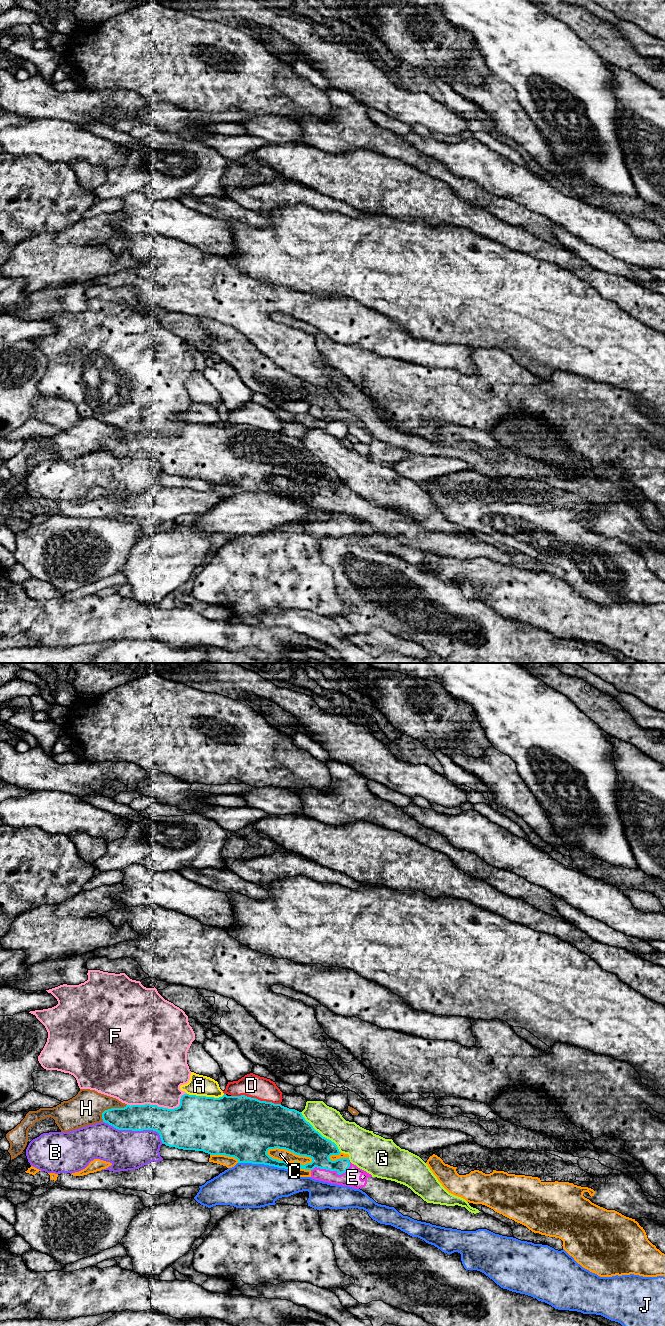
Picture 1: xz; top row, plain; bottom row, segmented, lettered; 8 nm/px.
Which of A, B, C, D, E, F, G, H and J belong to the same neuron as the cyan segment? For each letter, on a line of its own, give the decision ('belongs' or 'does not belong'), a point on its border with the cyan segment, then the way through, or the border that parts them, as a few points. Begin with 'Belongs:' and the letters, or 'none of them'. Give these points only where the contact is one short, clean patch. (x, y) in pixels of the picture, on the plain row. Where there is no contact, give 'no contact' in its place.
Belongs: E
A: does not belong | xz (205, 424)
B: does not belong | xz (136, 458)
C: does not belong | xz (289, 491)
D: does not belong | xz (255, 426)
E: belongs | xz (332, 498) | across xz (314, 473), (332, 498), (352, 505)
F: does not belong | xz (159, 435)
G: does not belong | xz (319, 461)
H: does not belong | xz (111, 436)
J: does not belong | xz (263, 491)

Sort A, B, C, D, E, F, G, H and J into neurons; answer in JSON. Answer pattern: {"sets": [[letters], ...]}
{"sets": [["A"], ["B"], ["C"], ["D"], ["E"], ["F"], ["G"], ["H"], ["J"]]}

